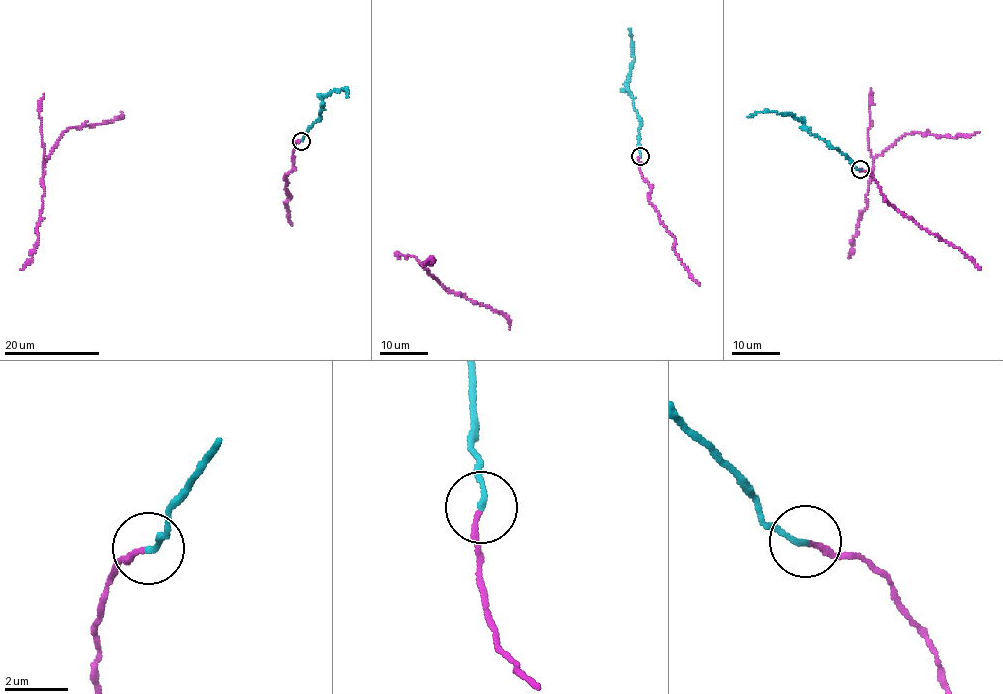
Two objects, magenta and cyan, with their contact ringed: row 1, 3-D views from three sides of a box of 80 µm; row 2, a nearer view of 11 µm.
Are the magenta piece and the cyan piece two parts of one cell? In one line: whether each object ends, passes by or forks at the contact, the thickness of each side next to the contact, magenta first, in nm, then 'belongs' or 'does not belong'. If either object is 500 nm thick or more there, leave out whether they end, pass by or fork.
magenta ends; cyan ends; calibres 170 and 170 nm; belongs

